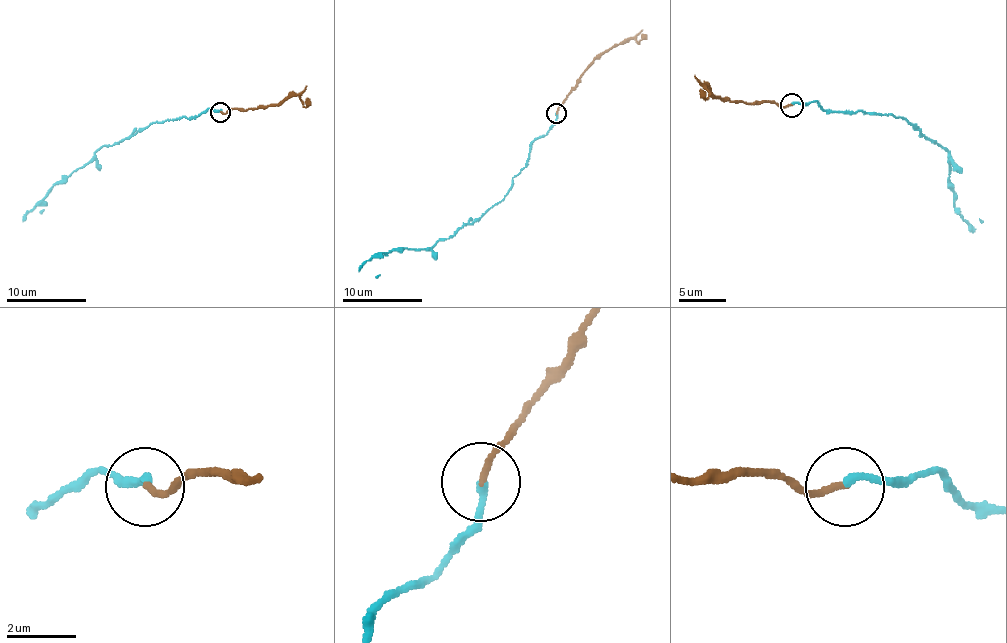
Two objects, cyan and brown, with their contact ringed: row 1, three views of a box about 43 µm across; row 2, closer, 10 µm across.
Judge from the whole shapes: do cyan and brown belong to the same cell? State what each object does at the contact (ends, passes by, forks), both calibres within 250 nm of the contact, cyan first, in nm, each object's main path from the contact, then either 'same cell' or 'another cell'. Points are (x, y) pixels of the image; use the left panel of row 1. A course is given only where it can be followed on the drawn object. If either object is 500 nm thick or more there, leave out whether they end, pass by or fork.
cyan ends there; brown ends there; 200 nm thick on the cyan side, 160 nm on the other; cyan runs (222, 112), (206, 108), (198, 116), (170, 118), (103, 144), (87, 163), (63, 177), (23, 221); brown runs (220, 112), (232, 108), (274, 106), (290, 96), (298, 96), (304, 106), (310, 98); same cell

